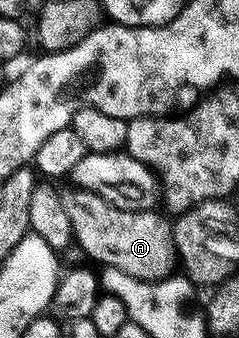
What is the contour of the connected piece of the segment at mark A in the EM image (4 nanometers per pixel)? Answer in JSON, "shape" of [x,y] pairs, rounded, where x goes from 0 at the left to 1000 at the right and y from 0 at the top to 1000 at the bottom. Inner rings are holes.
{"shape":[[[289,550],[289,559],[259,565],[251,577],[264,621],[280,627],[280,645],[297,645],[318,731],[339,731],[381,766],[410,769],[439,793],[515,799],[515,811],[548,811],[548,822],[586,828],[703,828],[711,817],[728,814],[745,766],[724,731],[724,666],[703,648],[686,651],[695,642],[669,624],[536,627],[498,621],[431,586],[414,586],[414,574],[318,550]]]}

